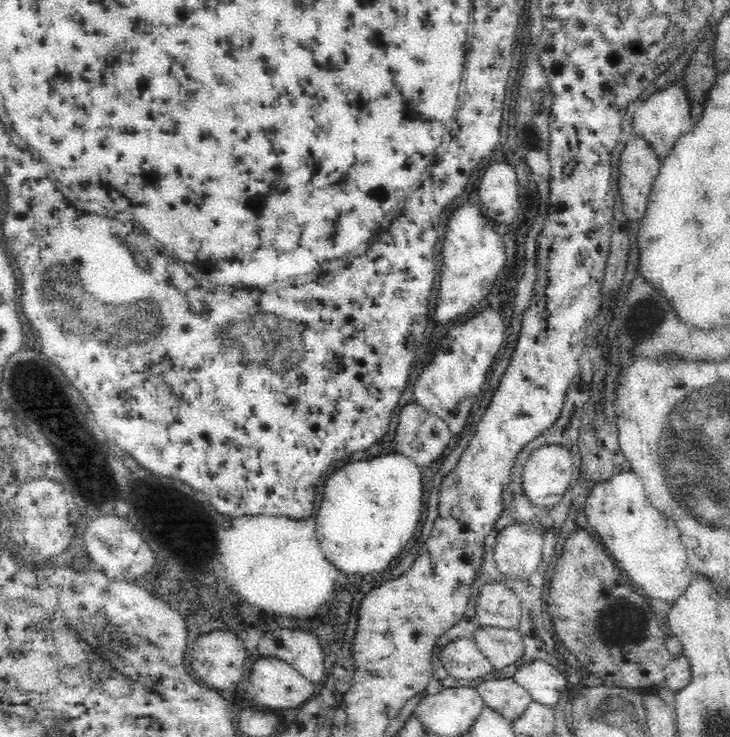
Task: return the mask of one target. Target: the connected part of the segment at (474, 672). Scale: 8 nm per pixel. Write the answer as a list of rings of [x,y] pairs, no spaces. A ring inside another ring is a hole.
[[[473,637],[457,638],[442,647],[439,654],[444,668],[457,679],[475,679],[493,670]]]

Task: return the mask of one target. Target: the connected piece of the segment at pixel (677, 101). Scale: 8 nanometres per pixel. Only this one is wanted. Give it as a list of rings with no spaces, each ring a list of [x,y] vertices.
[[[672,83],[669,87],[665,87],[657,94],[654,94],[642,106],[639,106],[632,115],[631,125],[631,134],[645,140],[656,158],[661,161],[672,150],[676,140],[692,130],[695,125],[692,122],[691,108],[689,107],[683,83]]]

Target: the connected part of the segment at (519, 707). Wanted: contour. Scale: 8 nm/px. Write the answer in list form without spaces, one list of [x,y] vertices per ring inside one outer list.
[[[513,678],[483,680],[475,688],[486,706],[496,709],[506,719],[517,719],[532,701],[529,692]]]

